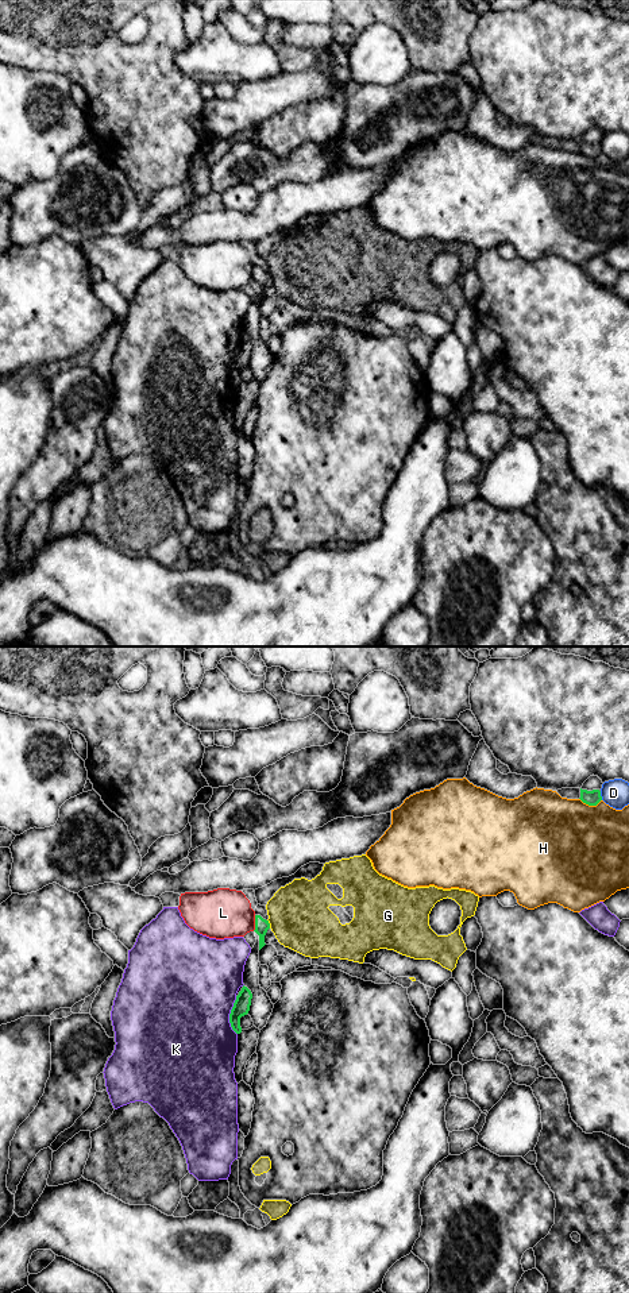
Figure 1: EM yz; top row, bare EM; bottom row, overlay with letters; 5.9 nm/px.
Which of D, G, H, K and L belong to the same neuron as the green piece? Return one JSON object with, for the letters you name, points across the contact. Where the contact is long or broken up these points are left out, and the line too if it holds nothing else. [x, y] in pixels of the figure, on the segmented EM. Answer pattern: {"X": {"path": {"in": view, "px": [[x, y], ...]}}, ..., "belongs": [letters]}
{"belongs": []}

